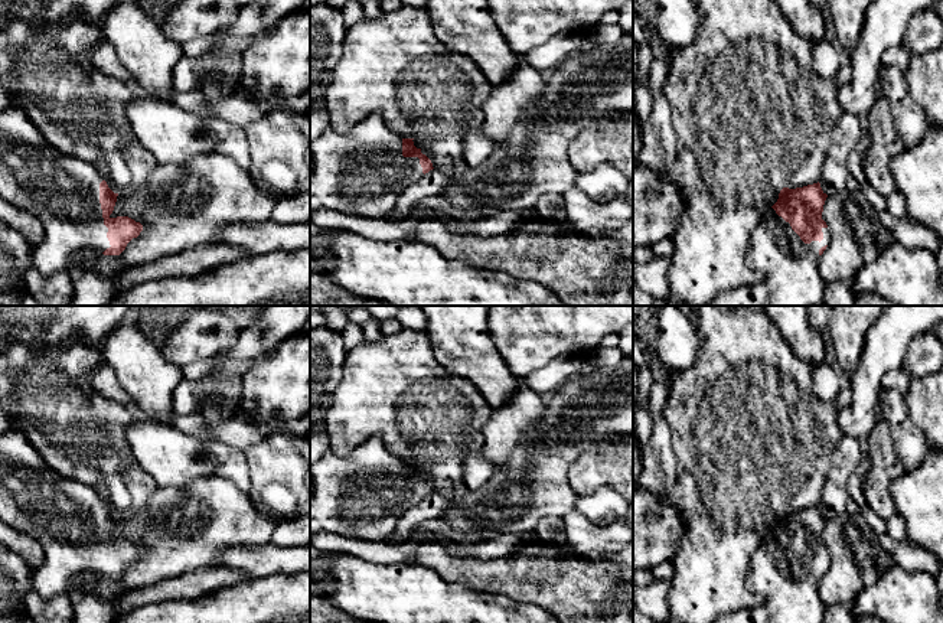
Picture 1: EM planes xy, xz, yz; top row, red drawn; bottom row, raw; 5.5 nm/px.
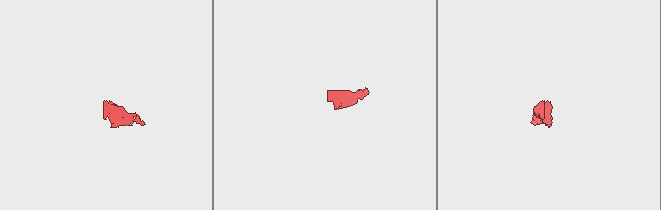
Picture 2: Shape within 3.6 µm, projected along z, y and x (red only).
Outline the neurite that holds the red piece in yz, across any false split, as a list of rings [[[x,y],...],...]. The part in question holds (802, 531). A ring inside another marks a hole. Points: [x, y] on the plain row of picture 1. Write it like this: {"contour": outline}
{"contour": [[[819,505],[796,512],[783,511],[777,525],[763,536],[760,547],[753,552],[747,588],[764,600],[769,623],[825,623],[826,606],[819,597],[819,583],[829,567],[828,548],[822,542],[826,521]]]}

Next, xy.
{"contour": [[[10,428],[0,434],[0,521],[40,545],[43,560],[32,573],[32,588],[46,598],[65,593],[72,606],[72,623],[114,623],[120,617],[120,597],[104,598],[89,591],[75,591],[69,583],[81,571],[120,578],[140,558],[140,545],[128,539],[110,539],[117,519],[94,487],[55,476],[20,431]]]}

